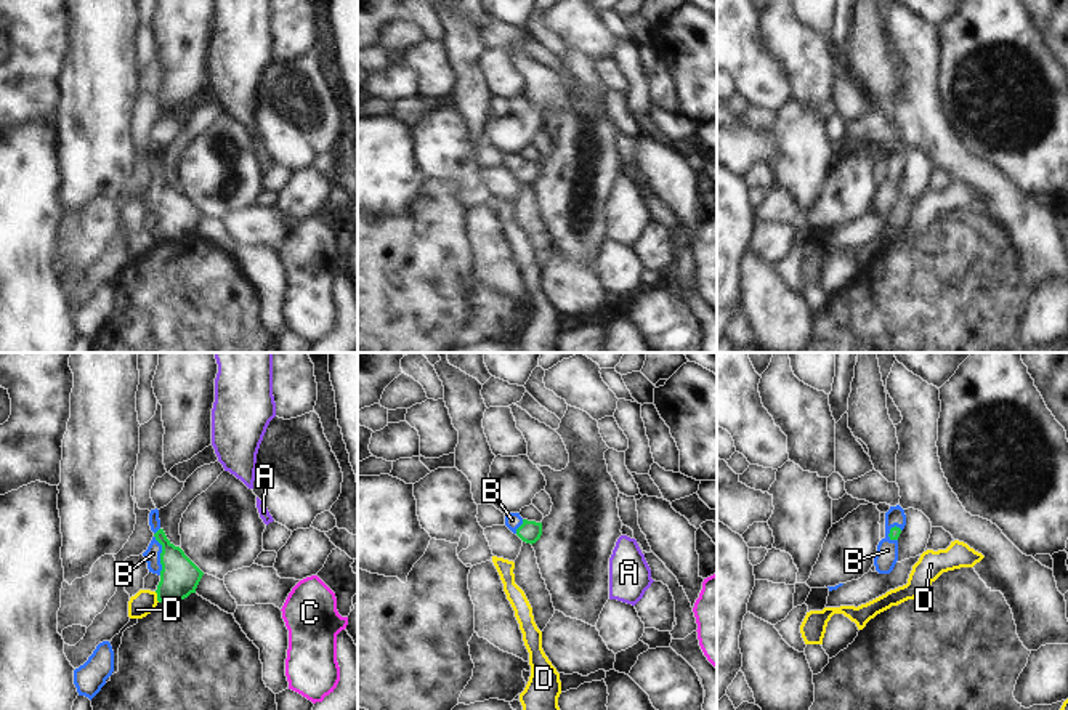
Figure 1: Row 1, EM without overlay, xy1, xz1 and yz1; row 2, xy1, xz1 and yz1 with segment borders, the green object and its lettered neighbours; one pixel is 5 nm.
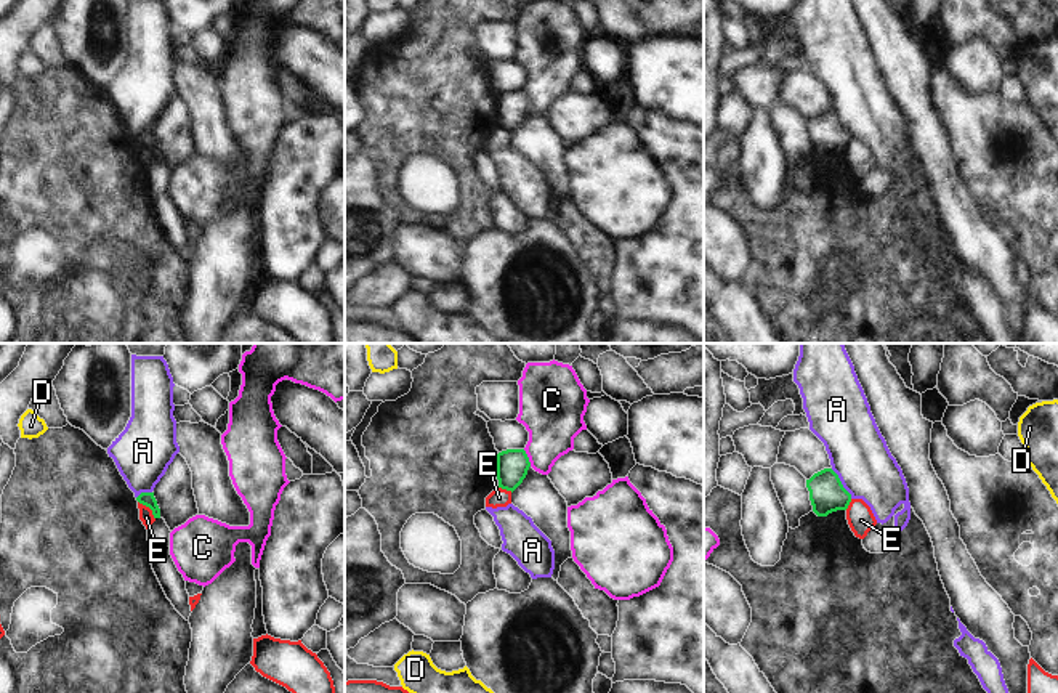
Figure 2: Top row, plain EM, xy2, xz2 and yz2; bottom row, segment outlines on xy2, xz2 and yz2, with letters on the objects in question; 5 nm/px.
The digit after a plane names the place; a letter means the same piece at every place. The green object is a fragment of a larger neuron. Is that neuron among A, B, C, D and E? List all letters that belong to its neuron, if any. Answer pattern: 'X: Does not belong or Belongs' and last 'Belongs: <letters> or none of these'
A: Does not belong
B: Belongs
C: Does not belong
D: Does not belong
E: Does not belong
Belongs: B.

